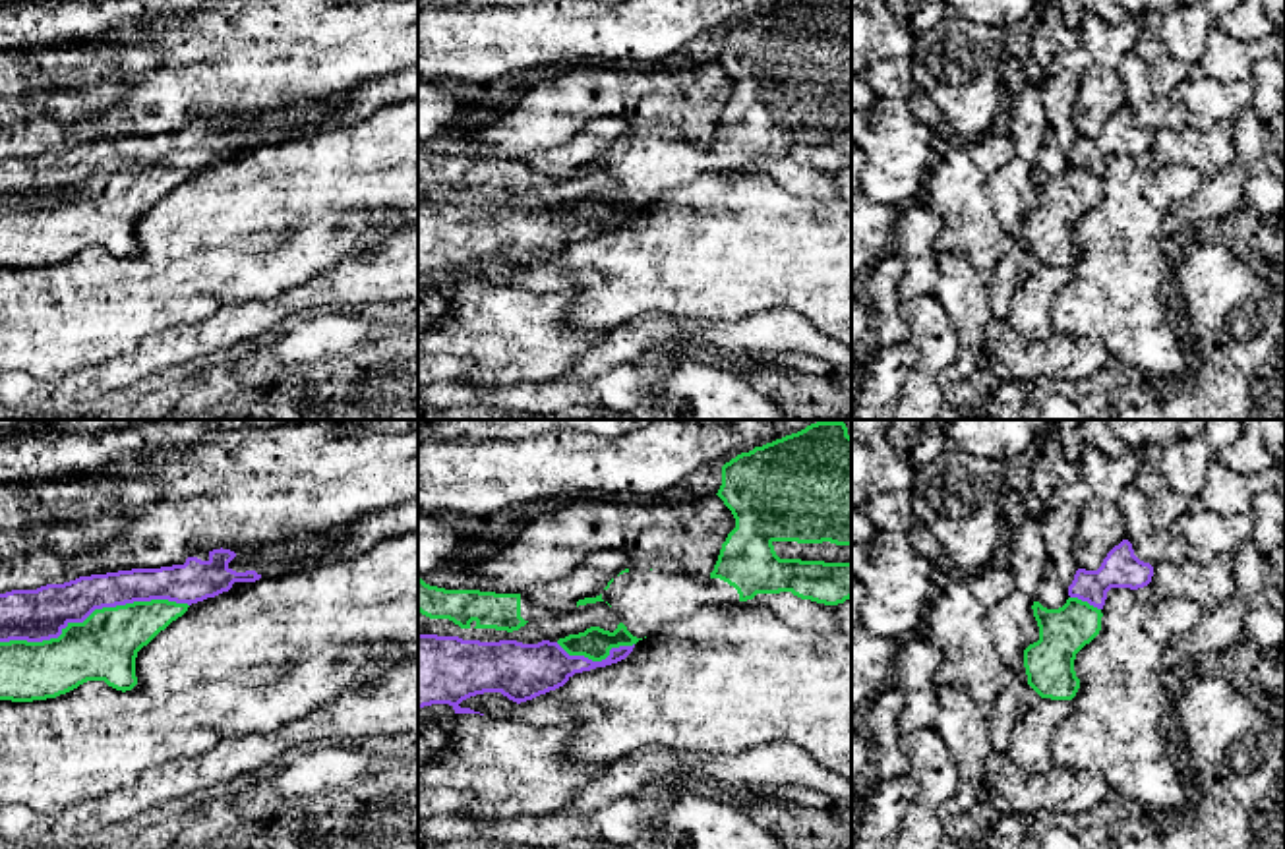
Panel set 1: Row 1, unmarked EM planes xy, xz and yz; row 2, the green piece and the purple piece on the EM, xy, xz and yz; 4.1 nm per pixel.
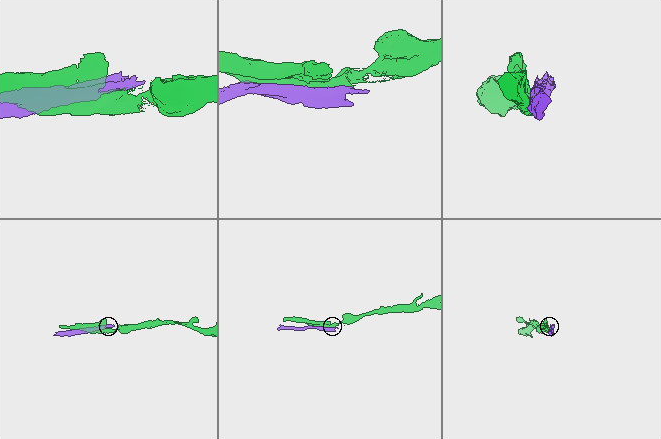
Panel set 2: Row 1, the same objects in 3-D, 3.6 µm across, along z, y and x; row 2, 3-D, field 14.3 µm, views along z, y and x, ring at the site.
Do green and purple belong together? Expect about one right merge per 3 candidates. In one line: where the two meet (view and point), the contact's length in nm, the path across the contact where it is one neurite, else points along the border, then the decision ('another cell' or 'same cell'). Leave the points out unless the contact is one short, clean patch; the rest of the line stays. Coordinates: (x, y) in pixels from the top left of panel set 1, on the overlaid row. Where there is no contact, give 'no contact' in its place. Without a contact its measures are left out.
meets green in xy at (95, 610); contact 800 nm long; another cell

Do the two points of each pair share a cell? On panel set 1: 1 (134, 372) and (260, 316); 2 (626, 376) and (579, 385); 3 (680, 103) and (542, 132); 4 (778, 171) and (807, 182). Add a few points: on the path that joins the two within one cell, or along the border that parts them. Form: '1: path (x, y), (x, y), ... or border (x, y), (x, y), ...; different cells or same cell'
1: path (165, 349), (198, 343), (229, 325); same cell
2: path (614, 385), (591, 385); same cell
3: path (645, 101), (577, 101); same cell
4: path (786, 173), (800, 180); same cell

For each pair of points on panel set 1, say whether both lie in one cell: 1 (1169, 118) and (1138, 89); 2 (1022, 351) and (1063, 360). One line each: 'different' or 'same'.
1: same
2: same

